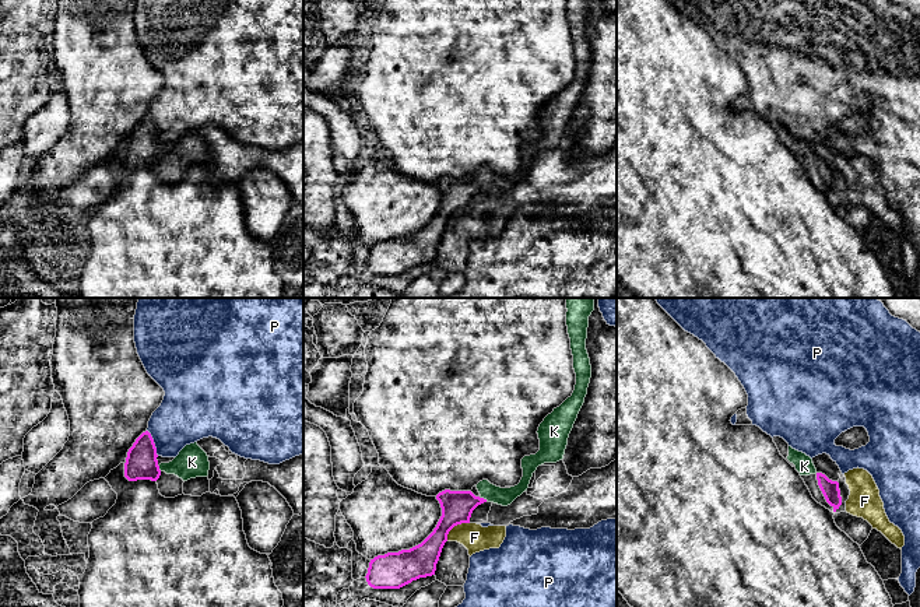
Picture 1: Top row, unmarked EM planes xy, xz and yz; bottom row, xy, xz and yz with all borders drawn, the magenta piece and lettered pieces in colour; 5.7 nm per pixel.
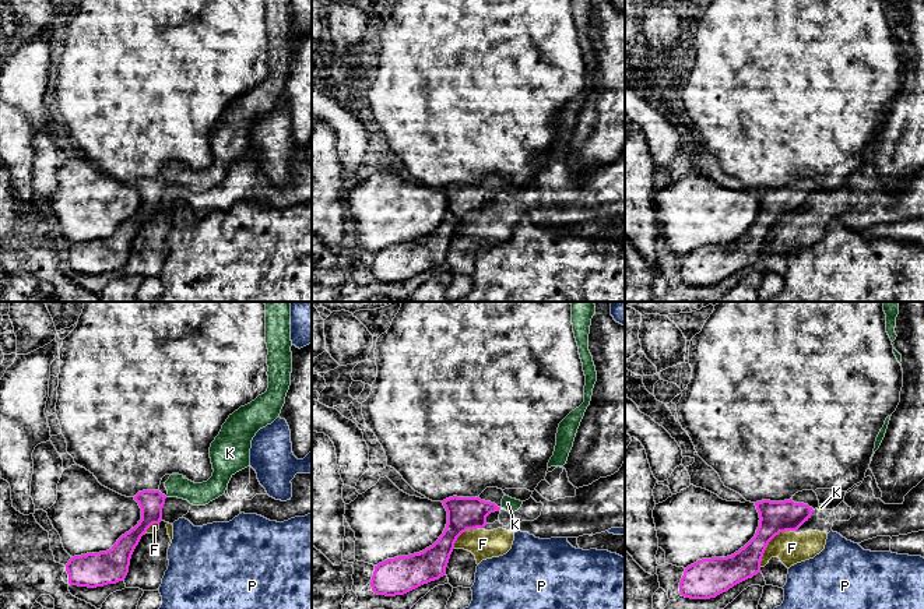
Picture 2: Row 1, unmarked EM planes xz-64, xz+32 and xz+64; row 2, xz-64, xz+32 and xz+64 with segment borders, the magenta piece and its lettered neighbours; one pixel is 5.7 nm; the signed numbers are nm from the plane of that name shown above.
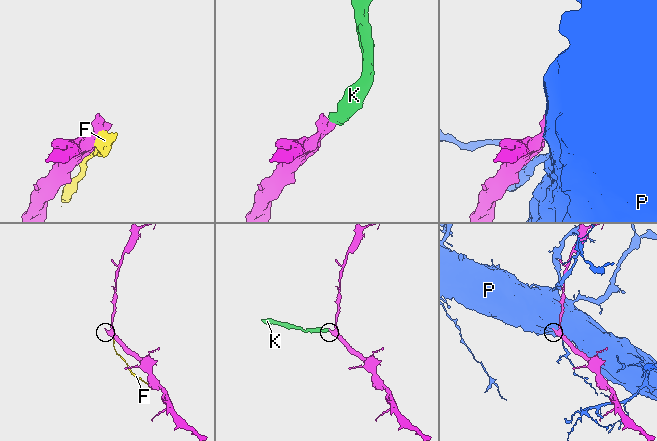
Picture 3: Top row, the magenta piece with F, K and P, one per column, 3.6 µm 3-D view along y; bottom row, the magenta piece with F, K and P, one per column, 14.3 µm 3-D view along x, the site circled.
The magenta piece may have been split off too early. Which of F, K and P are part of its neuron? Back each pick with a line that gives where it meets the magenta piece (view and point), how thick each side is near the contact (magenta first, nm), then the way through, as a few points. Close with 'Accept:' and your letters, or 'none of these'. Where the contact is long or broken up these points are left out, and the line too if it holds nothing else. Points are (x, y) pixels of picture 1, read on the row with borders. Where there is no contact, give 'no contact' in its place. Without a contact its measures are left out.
K: meets magenta in xz at (483, 498); 180 nm thick on the magenta side, 100 nm on the other; runs through xz (457, 506), (483, 498), (488, 491)
Accept: K

